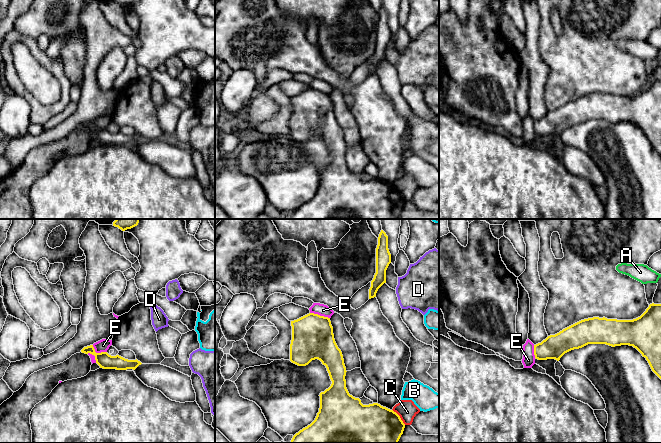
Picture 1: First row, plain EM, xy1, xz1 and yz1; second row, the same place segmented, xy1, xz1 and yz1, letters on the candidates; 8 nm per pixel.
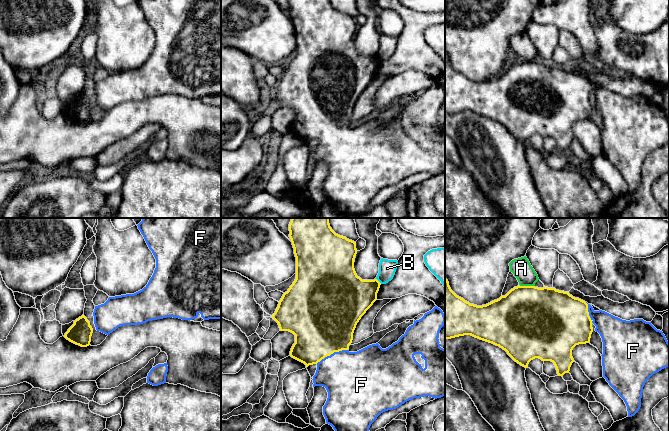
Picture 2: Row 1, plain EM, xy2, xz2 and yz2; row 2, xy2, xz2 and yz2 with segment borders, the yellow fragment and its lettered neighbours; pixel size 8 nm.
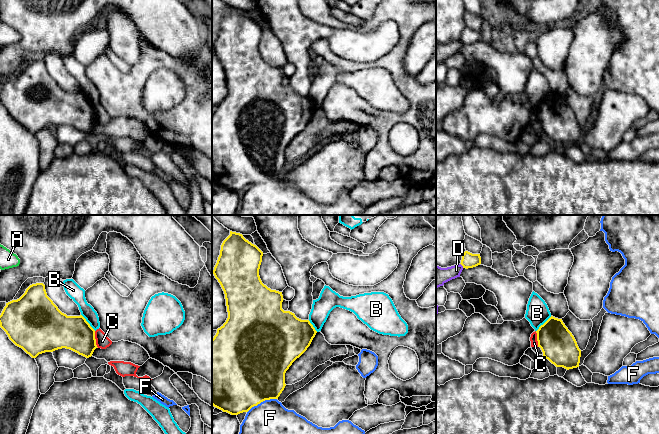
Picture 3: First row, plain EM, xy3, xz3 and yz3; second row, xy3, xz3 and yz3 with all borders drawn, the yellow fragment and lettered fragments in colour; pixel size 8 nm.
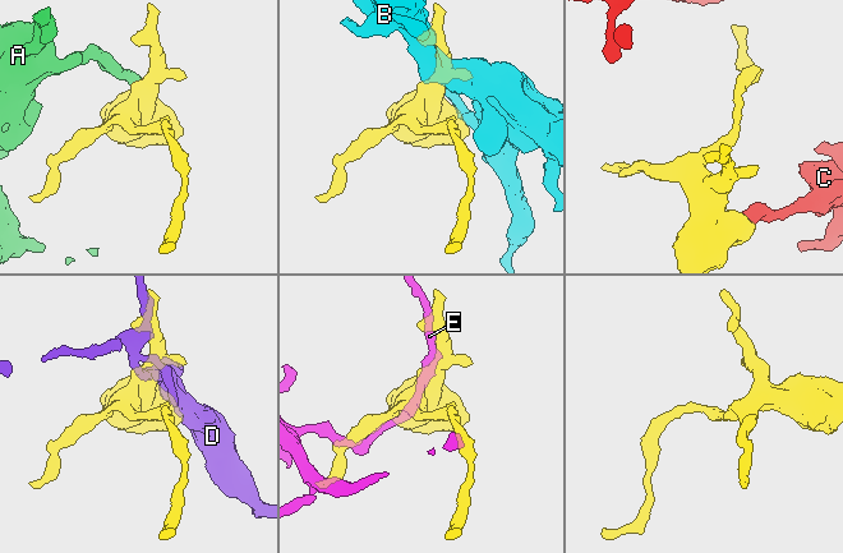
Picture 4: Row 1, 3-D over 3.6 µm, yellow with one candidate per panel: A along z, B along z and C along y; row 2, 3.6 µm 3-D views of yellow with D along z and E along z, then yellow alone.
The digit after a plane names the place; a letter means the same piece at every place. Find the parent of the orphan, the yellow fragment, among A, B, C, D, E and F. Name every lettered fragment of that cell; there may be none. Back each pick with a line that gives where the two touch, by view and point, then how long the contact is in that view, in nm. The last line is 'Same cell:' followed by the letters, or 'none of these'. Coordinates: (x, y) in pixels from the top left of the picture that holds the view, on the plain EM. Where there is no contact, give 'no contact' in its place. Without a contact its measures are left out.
F: xz2 (331, 129) | 280 nm
Same cell: F

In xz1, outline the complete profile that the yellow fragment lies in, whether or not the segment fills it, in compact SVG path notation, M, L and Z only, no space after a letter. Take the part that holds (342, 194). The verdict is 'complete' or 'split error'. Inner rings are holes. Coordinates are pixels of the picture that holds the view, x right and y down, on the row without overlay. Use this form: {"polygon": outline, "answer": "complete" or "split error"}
{"polygon": "M309 89L297 96L291 97L291 102L290 137L298 142L306 142L312 136L320 136L326 142L332 160L319 171L320 184L315 196L296 209L290 219L398 219L405 204L405 200L400 192L393 186L383 183L378 179L363 181L359 174L355 174L349 170L345 156L347 147L342 128L334 115L330 94Z", "answer": "complete"}

